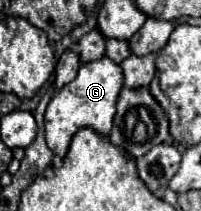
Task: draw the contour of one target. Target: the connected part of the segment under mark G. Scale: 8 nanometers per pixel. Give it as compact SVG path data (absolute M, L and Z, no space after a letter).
M104 55L96 61L84 63L78 71L78 77L72 83L64 85L48 103L48 109L44 115L48 147L52 147L52 151L56 155L64 157L68 147L70 147L74 133L80 127L92 127L100 135L108 135L108 131L112 129L112 119L116 113L116 101L118 101L122 87L124 87L122 67L118 63L114 63L110 57Z

